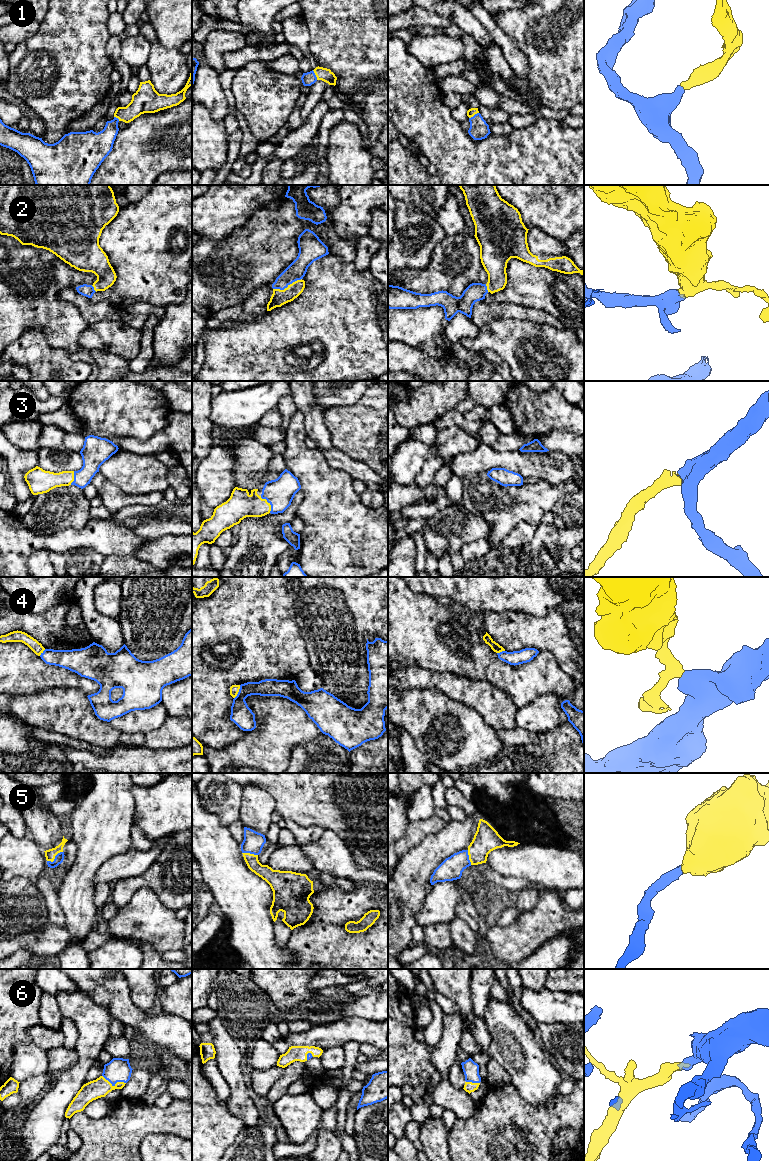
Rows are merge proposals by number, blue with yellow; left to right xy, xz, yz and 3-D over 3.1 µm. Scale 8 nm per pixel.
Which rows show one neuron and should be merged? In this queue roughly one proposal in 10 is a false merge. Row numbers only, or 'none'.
1, 2, 3, 5, 6

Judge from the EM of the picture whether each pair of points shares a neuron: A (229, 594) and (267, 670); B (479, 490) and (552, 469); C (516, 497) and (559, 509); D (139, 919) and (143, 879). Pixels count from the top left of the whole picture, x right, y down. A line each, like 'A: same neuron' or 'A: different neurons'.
A: same neuron
B: different neurons
C: different neurons
D: different neurons

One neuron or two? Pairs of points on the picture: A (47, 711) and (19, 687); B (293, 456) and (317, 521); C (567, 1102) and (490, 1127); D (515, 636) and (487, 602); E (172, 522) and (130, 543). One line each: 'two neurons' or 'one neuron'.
A: two neurons
B: one neuron
C: one neuron
D: two neurons
E: two neurons

